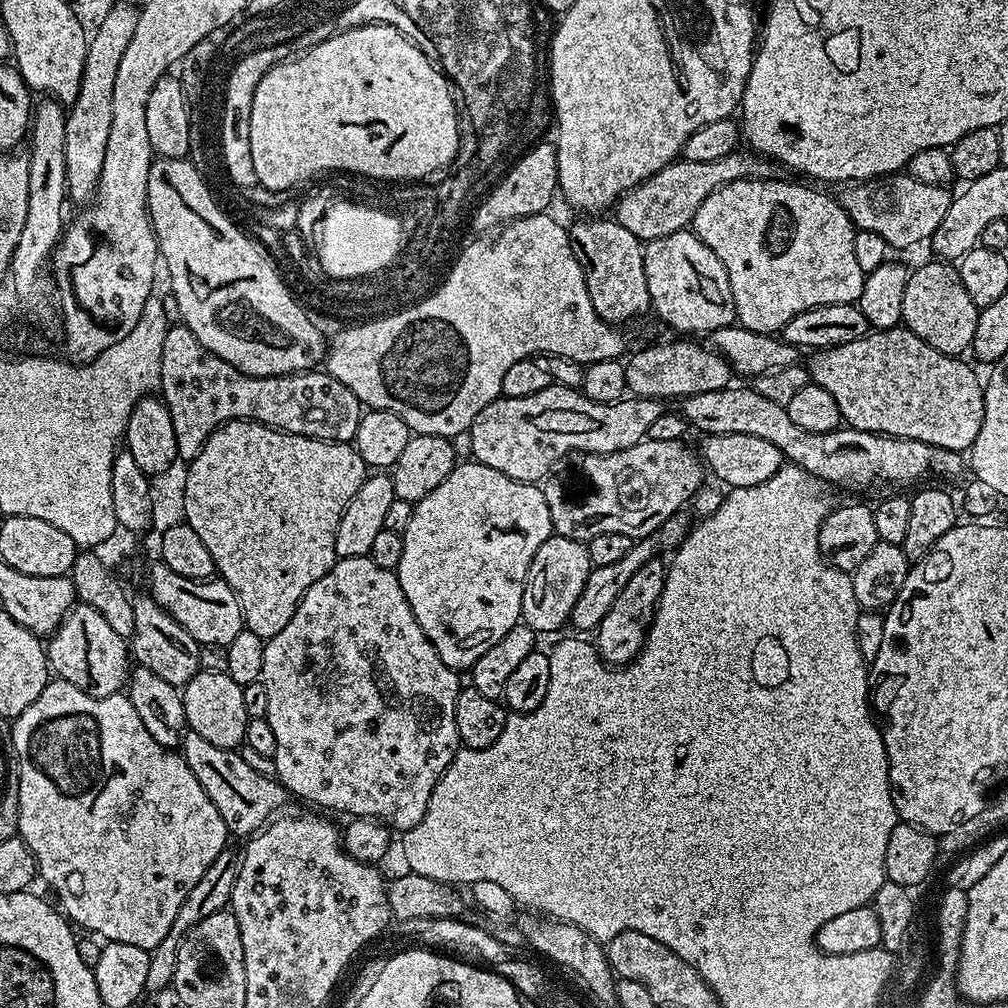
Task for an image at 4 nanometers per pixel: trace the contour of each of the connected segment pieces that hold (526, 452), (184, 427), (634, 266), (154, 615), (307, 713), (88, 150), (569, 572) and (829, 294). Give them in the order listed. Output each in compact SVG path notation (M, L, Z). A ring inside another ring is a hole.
M552 383L546 390L538 390L538 394L530 394L526 398L501 396L499 400L490 402L490 406L486 406L486 410L482 410L478 418L474 418L470 429L472 452L476 455L473 457L475 463L490 466L490 470L498 470L498 474L506 474L506 478L521 480L523 484L536 484L555 469L552 467L567 452L603 454L634 446L647 437L650 425L664 411L665 405L658 400L625 398L613 404L603 404L586 398L583 391Z
M182 322L173 323L166 334L166 342L162 342L158 392L170 410L170 422L174 422L176 454L184 462L191 462L200 453L200 447L206 443L208 437L223 424L229 424L231 420L253 420L290 434L347 444L355 441L358 422L362 415L360 399L349 388L342 386L342 382L338 382L338 378L331 376L328 371L291 372L285 376L251 376L230 366L230 362L222 362L222 358L206 350Z
M576 218L568 228L570 246L574 250L574 258L578 258L578 266L582 266L582 274L586 278L586 290L590 294L590 302L594 302L594 310L598 310L598 318L613 326L624 326L627 320L636 320L639 316L649 315L650 286L646 286L646 266L644 265L644 244L626 226L622 226L615 218Z
M143 595L132 596L134 634L130 637L131 659L139 667L151 670L153 674L158 674L158 678L170 682L170 686L183 689L190 682L190 678L194 678L201 671L202 645L190 638L190 634L186 634L186 630L182 630L182 626L178 626L178 622L174 622L174 618L170 618L170 614L162 610L162 606L158 606L158 602L151 595Z
M368 555L337 559L336 565L322 574L322 578L318 578L318 582L314 582L314 586L310 586L304 597L296 603L294 618L290 618L290 622L286 622L286 626L282 626L282 630L278 630L278 634L270 637L264 645L260 679L266 686L266 718L278 742L274 757L275 779L293 797L301 796L302 799L317 804L312 805L317 809L327 810L329 813L345 812L345 817L348 818L368 816L372 820L382 821L400 834L416 828L426 814L430 794L434 794L434 786L438 786L442 774L451 766L452 759L462 747L454 718L454 706L458 702L462 681L456 676L459 676L457 669L446 666L446 662L438 658L438 650L434 650L430 638L426 638L422 626L418 626L418 618L414 618L410 602L406 602L406 594L402 594L402 586L393 569L377 566Z
M123 2L117 3L89 39L86 66L82 74L78 98L67 109L65 118L65 186L67 199L71 203L73 200L74 203L83 205L95 197L96 183L100 181L102 174L102 160L106 158L106 142L110 138L110 126L117 117L112 105L114 82L117 80L118 66L121 65L122 56L126 53L131 39L134 38L140 11L139 7L127 8Z
M553 534L546 542L542 542L526 574L520 611L523 623L529 624L537 634L556 632L563 624L567 625L574 602L578 602L578 594L582 594L582 586L586 586L586 578L592 569L587 547L581 541Z
M788 178L783 180L740 180L723 185L710 193L706 200L698 206L690 225L691 231L696 233L698 239L706 242L706 246L710 246L710 250L714 250L714 254L718 254L722 266L726 266L726 278L730 278L730 290L734 294L736 303L736 318L739 327L746 330L776 334L783 330L786 322L790 322L790 318L802 314L802 310L830 306L831 304L854 304L859 301L862 294L866 274L858 266L858 258L854 255L854 238L857 229L854 227L852 219L848 217L846 210L835 195L827 196L826 193L816 189L819 187L809 186L807 183L804 183L805 185L791 184L790 181L791 179Z

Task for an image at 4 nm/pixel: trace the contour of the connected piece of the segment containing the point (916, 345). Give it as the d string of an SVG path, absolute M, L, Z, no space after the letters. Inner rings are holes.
M897 326L883 330L872 330L867 336L858 338L854 342L846 342L842 346L834 346L833 348L821 348L813 351L809 356L812 356L808 360L808 372L812 375L809 376L811 383L822 386L822 390L829 392L834 398L834 402L838 402L840 419L847 427L857 428L863 432L873 432L879 436L914 439L918 442L929 443L930 446L944 447L946 450L959 453L963 453L971 447L982 427L985 385L982 383L981 377L976 377L976 372L967 364L967 359L959 356L947 356L938 350L934 350L934 346L926 346L926 342L922 342L922 338L918 338L906 327Z

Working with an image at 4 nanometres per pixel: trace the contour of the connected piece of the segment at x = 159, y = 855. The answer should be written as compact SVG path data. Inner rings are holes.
M59 678L49 679L42 694L22 710L22 714L11 721L12 748L16 751L15 771L20 773L18 778L18 836L36 859L36 870L39 879L45 880L56 891L60 899L59 907L63 915L77 929L85 928L96 936L101 936L104 942L126 942L130 946L154 949L166 934L170 934L170 926L174 926L174 918L178 918L178 910L186 902L190 890L198 886L198 878L210 870L214 858L222 854L229 843L230 833L226 822L222 822L222 814L218 814L218 806L210 802L206 790L194 778L194 770L186 766L183 755L171 748L158 746L154 738L146 731L142 718L134 711L127 695L117 694L98 698L78 690L78 686L70 686L70 682Z

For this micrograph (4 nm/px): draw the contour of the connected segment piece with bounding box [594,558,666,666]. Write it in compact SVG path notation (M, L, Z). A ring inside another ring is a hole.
M657 558L646 562L646 566L638 566L634 578L626 582L622 594L618 594L614 606L606 610L606 618L602 618L599 628L594 633L596 651L600 659L608 666L623 666L631 664L636 655L642 650L644 639L648 637L648 631L652 620L656 616L656 603L664 589L664 578L666 575L666 564L663 559Z

